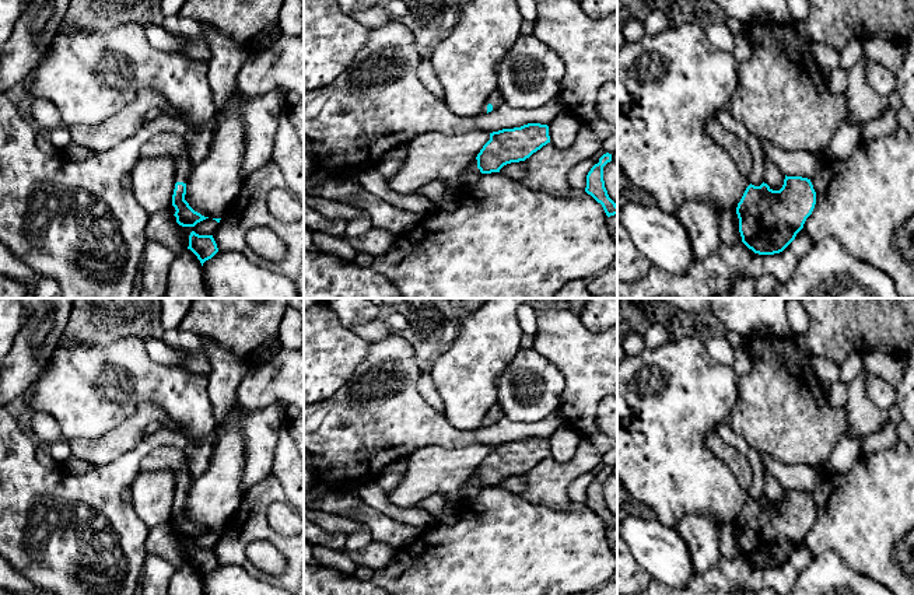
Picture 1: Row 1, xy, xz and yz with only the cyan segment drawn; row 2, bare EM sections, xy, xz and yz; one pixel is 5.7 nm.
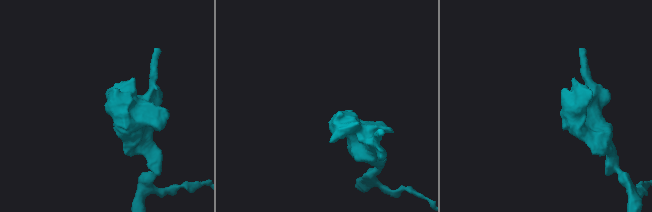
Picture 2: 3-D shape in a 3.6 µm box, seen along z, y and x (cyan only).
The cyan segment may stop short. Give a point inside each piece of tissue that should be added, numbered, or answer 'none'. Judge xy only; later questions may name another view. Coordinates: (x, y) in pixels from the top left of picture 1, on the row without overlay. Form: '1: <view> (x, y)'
1: xy (163, 458)

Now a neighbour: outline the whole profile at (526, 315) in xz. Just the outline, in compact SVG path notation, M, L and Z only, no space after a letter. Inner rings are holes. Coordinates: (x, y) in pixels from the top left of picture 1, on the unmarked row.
M525 305L516 312L516 318L519 321L521 329L523 335L535 336L537 332L537 318L536 308L530 305Z

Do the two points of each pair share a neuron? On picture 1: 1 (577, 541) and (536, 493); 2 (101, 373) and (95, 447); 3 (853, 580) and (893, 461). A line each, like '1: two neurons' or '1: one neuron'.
1: two neurons
2: two neurons
3: two neurons

